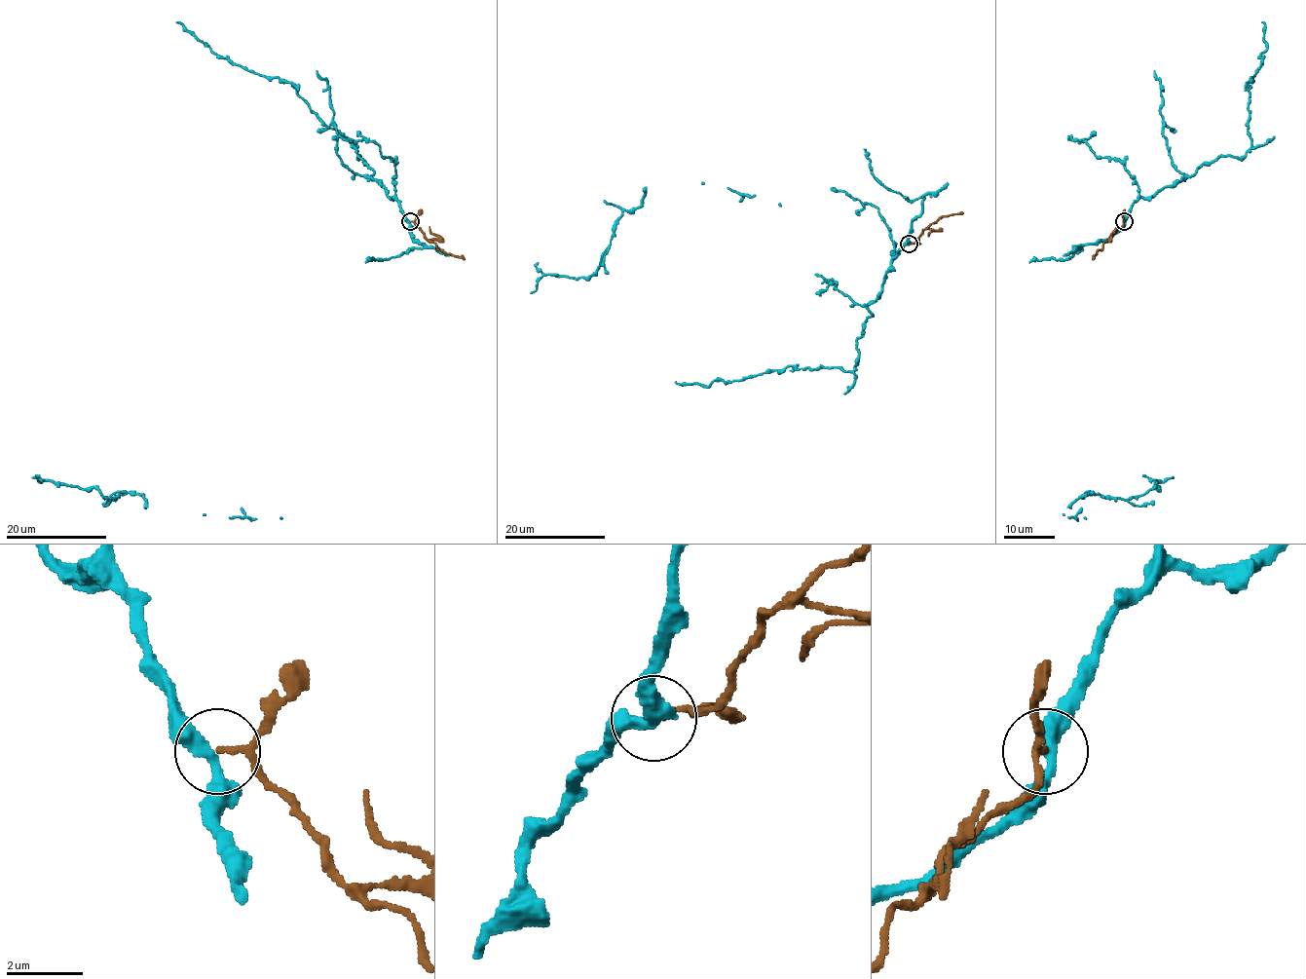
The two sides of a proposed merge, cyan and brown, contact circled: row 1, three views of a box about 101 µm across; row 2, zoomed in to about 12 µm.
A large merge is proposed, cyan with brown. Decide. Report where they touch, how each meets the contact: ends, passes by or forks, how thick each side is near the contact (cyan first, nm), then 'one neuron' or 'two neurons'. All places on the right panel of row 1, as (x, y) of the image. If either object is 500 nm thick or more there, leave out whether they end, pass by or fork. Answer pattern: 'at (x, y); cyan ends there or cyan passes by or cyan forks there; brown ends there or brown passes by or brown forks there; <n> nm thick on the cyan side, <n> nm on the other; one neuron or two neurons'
at (1124, 221); cyan passes by; brown passes by; 320 nm thick on the cyan side, 100 nm on the other; two neurons

